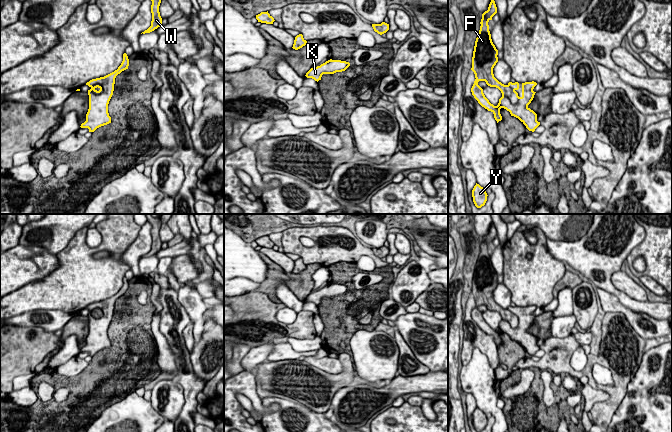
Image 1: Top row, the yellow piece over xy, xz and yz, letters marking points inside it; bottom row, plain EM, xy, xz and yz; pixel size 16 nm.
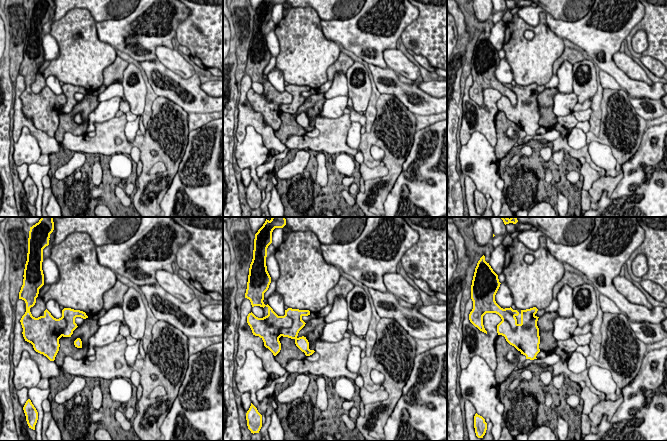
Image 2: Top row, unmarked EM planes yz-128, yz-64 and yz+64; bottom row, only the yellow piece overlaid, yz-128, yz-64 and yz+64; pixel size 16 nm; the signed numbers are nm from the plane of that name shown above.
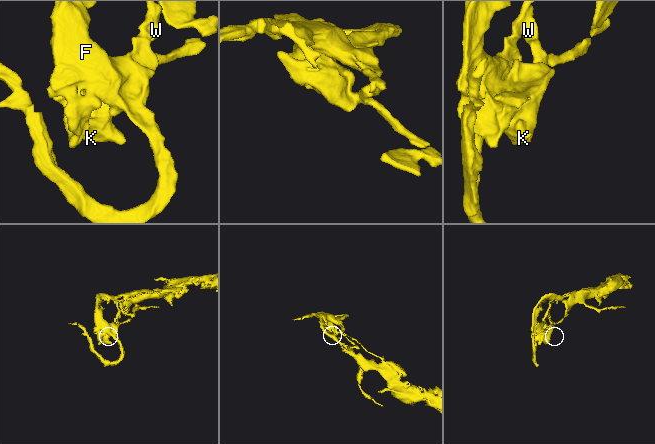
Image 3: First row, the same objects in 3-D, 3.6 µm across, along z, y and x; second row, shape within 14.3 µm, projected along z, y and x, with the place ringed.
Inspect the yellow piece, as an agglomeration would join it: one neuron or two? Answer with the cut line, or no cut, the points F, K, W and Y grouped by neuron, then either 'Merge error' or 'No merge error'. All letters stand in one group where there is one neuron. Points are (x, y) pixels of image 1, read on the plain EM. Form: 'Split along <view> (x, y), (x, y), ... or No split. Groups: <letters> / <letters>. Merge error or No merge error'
No split. Groups: F K W Y. No merge error

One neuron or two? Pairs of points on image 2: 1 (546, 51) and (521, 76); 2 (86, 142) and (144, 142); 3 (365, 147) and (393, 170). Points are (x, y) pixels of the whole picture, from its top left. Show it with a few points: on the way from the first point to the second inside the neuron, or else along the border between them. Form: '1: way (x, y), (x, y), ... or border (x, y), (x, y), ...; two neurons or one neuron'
1: way (540, 57), (527, 70); one neuron
2: way (100, 144), (108, 147), (130, 145); one neuron
3: way (375, 143), (379, 143), (392, 156), (392, 160); one neuron

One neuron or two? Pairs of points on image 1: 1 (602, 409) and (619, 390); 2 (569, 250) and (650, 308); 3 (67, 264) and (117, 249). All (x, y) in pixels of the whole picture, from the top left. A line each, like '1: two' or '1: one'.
1: one
2: one
3: one

